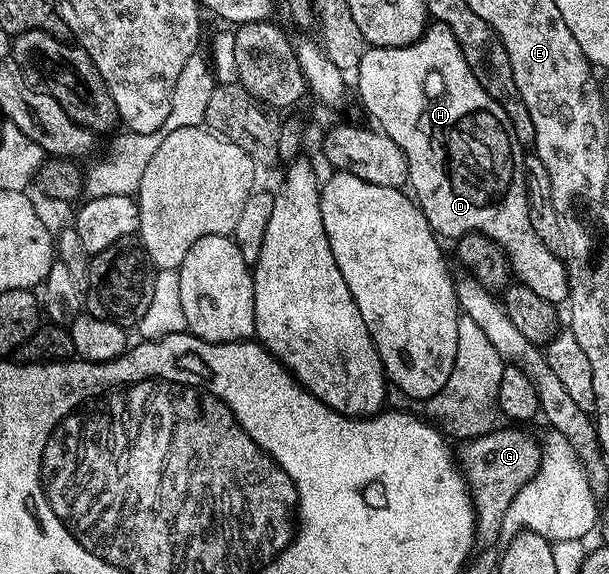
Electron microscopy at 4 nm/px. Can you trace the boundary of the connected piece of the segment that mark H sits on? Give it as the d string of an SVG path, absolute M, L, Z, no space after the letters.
M433 21L420 38L408 46L378 46L369 49L362 56L360 67L354 71L354 78L361 104L372 113L373 120L380 125L377 127L387 138L394 140L394 144L398 144L398 148L404 153L408 165L407 185L413 195L426 188L442 186L504 186L504 170L512 170L512 154L504 154L504 146L518 144L518 136L514 136L514 128L510 128L510 120L503 108L488 95L482 84L478 84L478 80L474 80L474 72L470 72L470 64L466 64L458 40L454 40L454 32L450 32L450 28L446 28L441 22Z

